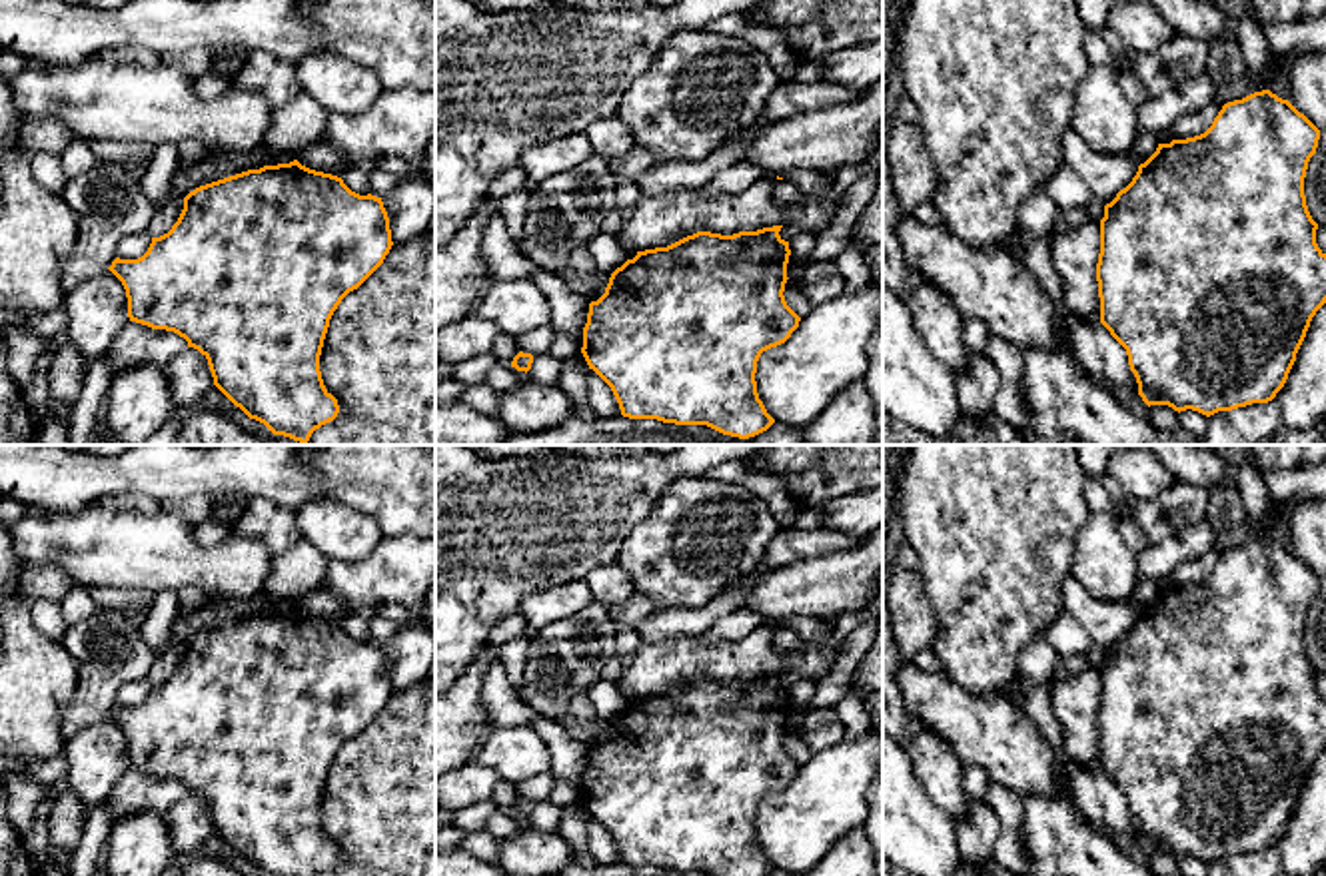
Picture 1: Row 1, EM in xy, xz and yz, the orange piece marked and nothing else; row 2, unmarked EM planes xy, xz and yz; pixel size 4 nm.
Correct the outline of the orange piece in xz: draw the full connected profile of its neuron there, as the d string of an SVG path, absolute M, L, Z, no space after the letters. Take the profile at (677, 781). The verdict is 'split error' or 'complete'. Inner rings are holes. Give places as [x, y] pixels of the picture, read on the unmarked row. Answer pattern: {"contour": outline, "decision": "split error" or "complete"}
{"contour": "M773 672L757 678L739 678L733 682L697 678L667 694L637 698L633 706L627 706L611 720L605 740L597 748L589 750L581 800L589 816L593 816L611 834L623 864L657 866L675 872L707 872L711 876L769 876L775 870L757 840L757 808L763 798L785 790L801 768L801 764L787 752L783 742L789 726L787 710L791 696L789 688L779 682L781 674L783 672Z", "decision": "complete"}

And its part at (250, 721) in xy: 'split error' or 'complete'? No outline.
complete

